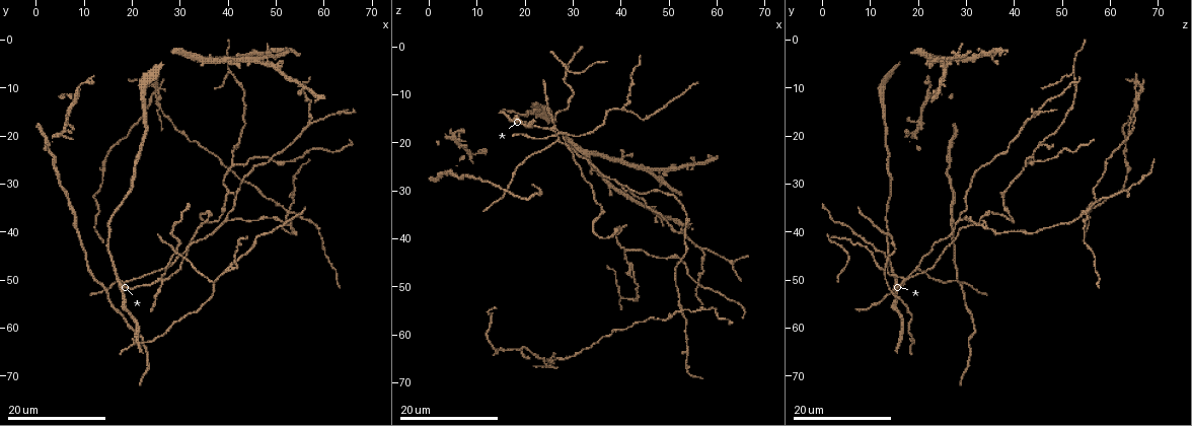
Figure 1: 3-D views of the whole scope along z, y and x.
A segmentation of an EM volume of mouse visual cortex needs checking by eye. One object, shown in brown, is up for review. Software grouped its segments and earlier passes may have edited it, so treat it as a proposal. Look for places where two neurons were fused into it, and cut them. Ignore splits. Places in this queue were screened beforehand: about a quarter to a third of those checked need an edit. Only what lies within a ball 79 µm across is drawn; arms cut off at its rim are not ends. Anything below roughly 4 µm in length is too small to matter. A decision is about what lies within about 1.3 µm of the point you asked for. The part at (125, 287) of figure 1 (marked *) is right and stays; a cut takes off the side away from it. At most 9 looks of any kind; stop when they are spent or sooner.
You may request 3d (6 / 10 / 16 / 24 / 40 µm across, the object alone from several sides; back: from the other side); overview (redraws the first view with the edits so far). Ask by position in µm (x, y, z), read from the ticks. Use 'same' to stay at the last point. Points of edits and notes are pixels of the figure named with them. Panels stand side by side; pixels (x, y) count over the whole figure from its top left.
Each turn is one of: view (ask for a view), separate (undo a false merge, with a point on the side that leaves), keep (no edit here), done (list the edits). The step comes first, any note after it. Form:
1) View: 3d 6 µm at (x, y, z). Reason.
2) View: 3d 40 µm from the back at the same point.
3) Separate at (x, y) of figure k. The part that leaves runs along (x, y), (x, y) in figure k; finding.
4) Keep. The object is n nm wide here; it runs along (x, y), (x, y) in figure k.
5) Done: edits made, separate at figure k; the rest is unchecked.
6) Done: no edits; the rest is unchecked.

View: 3d 24 µm at (15.5, 51.0, 30.5). Three-way junction.

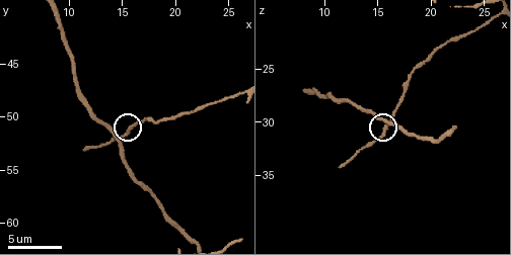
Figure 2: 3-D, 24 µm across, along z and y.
View: 3d 6 µm at (15.8, 51.2, 30.6).

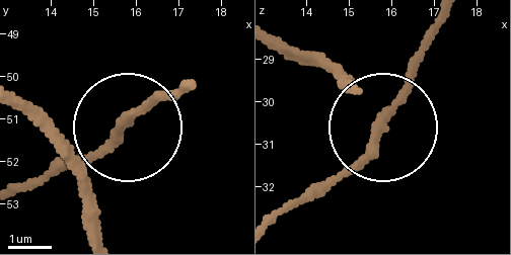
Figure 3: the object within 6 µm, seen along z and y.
Keep. 3 arms meet here; it runs along (192, 87), (163, 94), (47, 178) in figure 3; all the same neuron.

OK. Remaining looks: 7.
View: 3d 24 µm at (41.0, 26.0, 42.5). Arms part here.

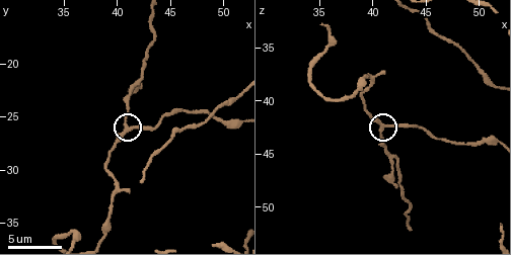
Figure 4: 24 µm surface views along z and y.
View: 3d 6 µm at (41.2, 26.2, 42.6).

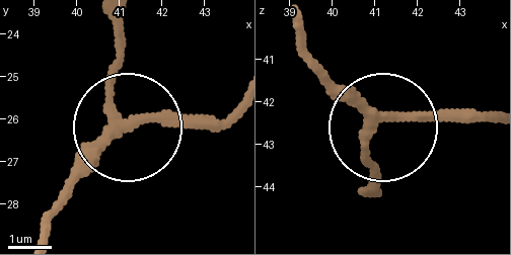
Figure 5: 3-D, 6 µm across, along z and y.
Keep. The object is 210 nm wide here; it runs along (296, 24), (318, 68), (383, 119), (489, 122) in figure 5; all the same neuron.

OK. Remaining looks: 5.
View: 3d 24 µm at (40.0, 6.5, 52.0). Three-way junction.

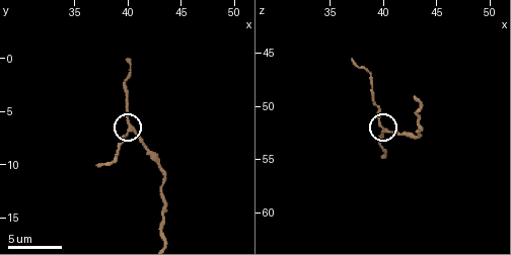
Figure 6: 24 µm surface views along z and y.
View: 3d 10 µm at (40.4, 6.6, 52.2).

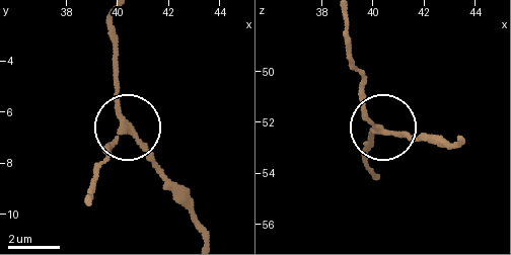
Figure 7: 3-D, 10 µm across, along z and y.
Separate at (363, 109) of figure 7. 3 arms meet here; the part that leaves runs along (377, 128), (364, 108), (364, 82), (351, 56), (345, 16) in figure 7; a second neuron is stuck on.

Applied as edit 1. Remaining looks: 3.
View: overview. See it whole again.

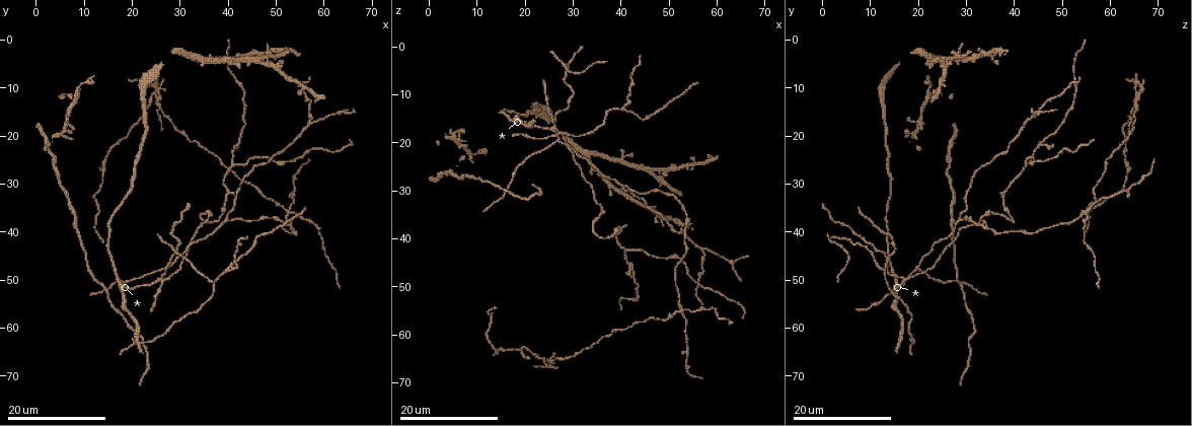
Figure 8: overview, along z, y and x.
View: 3d 24 µm at (57.0, 17.5, 42.0). Three-way junction.

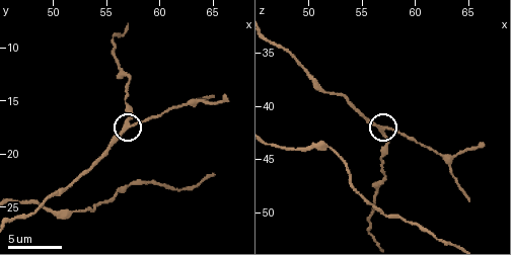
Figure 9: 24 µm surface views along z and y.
View: 3d 6 µm at (57.2, 17.4, 42.2). Zoom in.

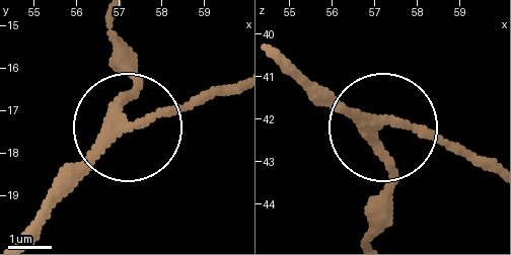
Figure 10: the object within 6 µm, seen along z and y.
Keep. The object is 250 nm wide here; it runs along (24, 226), (123, 131), (238, 84) in figure 10; continuous, no second neuron.

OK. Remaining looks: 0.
Done: edits made, separate at figure 7; the rest is unchecked.

